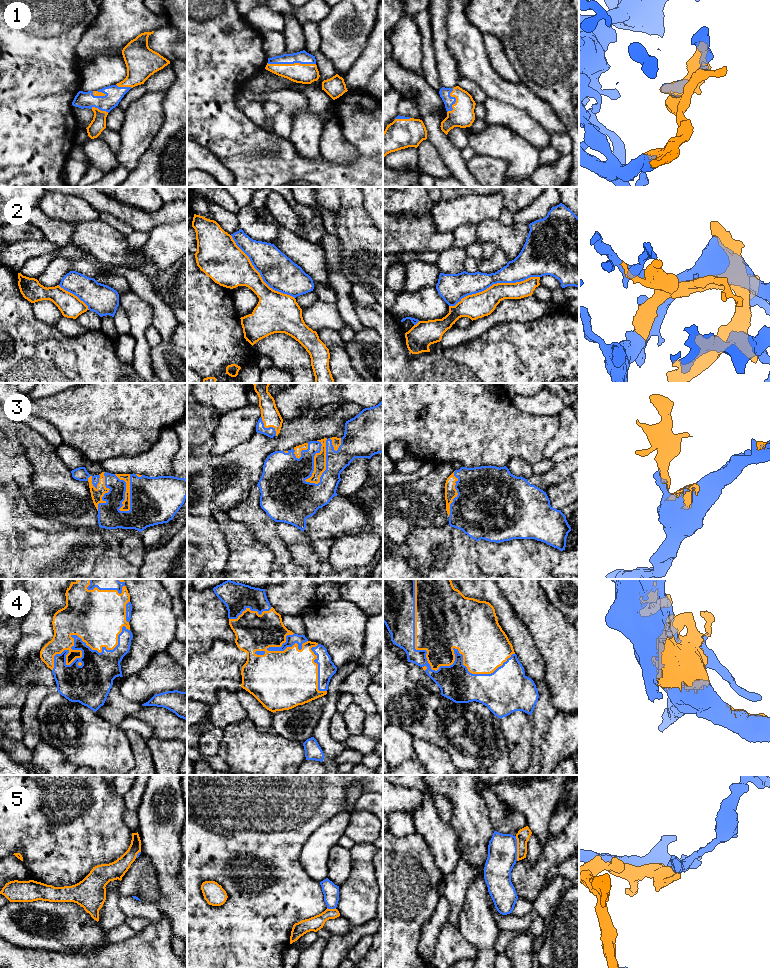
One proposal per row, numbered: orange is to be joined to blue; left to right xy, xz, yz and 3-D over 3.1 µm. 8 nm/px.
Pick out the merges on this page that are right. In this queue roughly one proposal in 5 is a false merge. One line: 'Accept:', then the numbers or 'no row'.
Accept: 1, 3, 4

